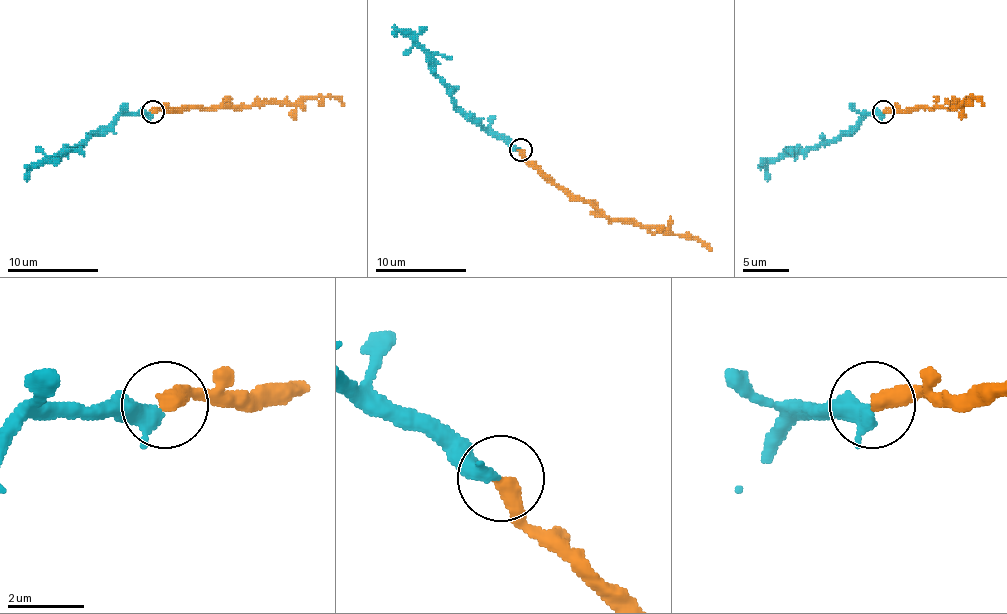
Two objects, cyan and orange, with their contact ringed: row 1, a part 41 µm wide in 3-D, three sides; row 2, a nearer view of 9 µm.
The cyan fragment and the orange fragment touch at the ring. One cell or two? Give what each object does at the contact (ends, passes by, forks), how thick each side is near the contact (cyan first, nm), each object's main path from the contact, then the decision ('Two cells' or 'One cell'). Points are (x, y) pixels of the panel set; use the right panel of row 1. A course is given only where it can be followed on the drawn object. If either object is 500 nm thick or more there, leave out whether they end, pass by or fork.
At the ring cyan ends. At the ring orange ends. Thickness 440 nm (cyan) against 440 nm. Course of cyan: (884, 112), (868, 115), (836, 140), (795, 149), (774, 158), (765, 167), (767, 181). Course of orange: (884, 112), (950, 108), (968, 96), (984, 106). One cell

